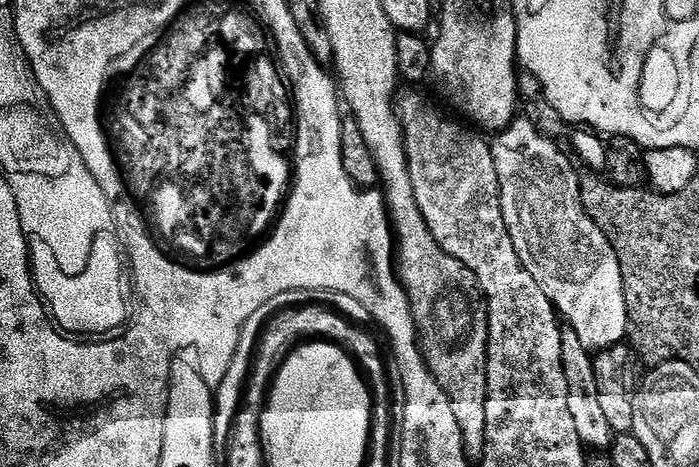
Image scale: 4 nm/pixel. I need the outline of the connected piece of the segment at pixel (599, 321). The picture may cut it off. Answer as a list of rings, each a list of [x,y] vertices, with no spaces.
[[[602,248],[602,258],[598,262],[598,266],[586,266],[586,276],[588,276],[588,284],[584,280],[562,280],[556,278],[561,275],[562,270],[550,270],[550,277],[543,281],[544,293],[548,295],[548,299],[552,301],[557,313],[566,321],[567,327],[573,333],[576,333],[584,343],[584,347],[588,350],[607,350],[621,343],[625,339],[624,335],[630,332],[630,313],[628,311],[628,303],[626,302],[626,294],[624,293],[624,275],[620,269],[620,260],[616,256],[613,248]]]

